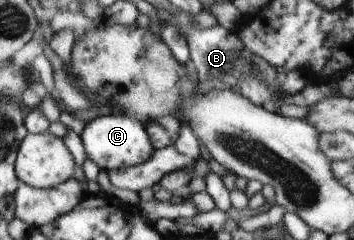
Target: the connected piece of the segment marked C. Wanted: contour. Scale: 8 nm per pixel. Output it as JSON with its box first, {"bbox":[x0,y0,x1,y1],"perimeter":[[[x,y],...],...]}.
{"bbox":[81,113,155,172],"perimeter":[[[120,113],[96,117],[87,122],[81,137],[89,159],[106,172],[144,164],[155,152],[147,125]]]}

